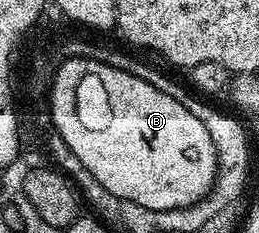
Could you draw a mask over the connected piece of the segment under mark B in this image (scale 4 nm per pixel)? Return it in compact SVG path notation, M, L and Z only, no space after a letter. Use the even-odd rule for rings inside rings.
M70 57L65 62L67 63L62 63L54 72L53 82L50 83L48 90L48 113L50 111L51 117L54 118L53 130L67 142L68 148L72 149L72 153L83 162L84 168L88 169L88 172L92 173L110 193L121 201L136 202L138 205L144 205L146 209L156 210L172 210L192 206L209 194L217 175L218 155L208 129L204 127L199 118L194 117L180 101L176 101L167 93L160 92L155 86L141 80L140 77L133 76L132 73L122 72L108 63L93 58Z

